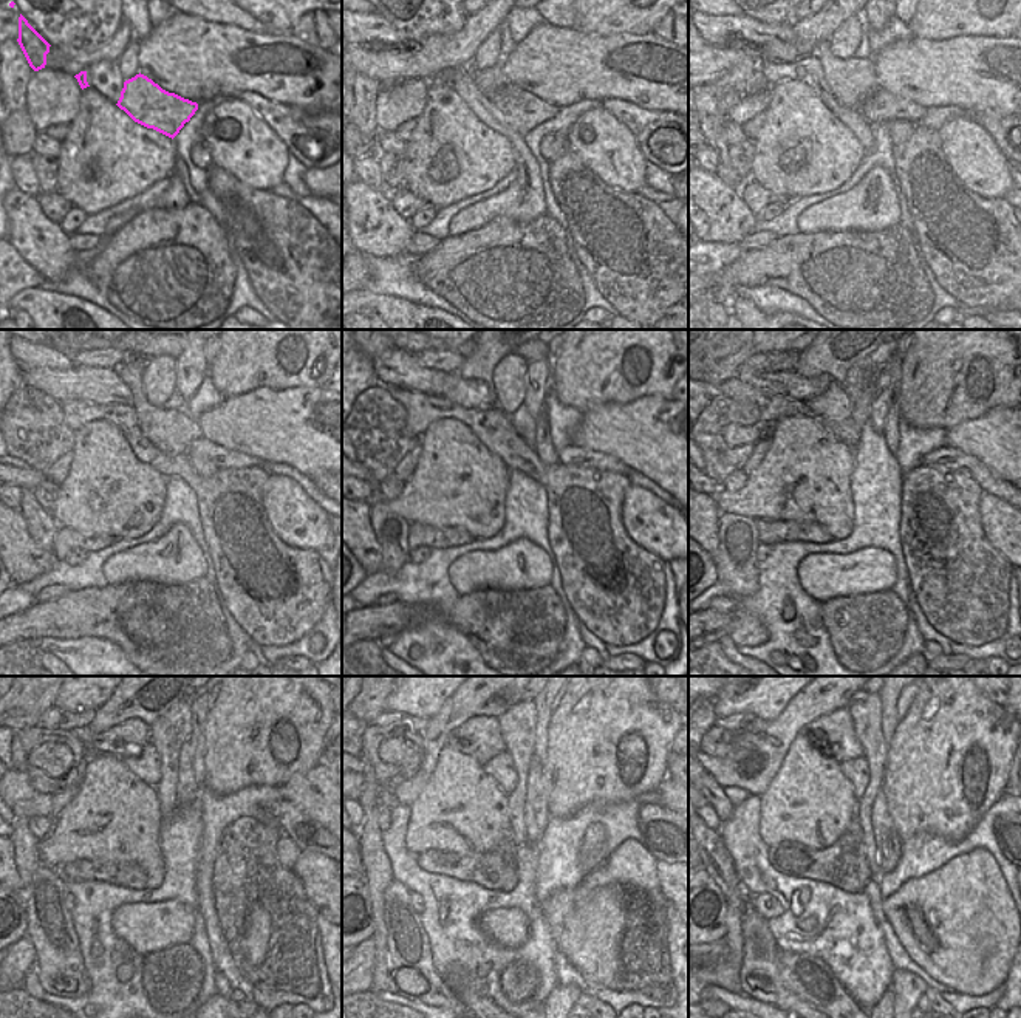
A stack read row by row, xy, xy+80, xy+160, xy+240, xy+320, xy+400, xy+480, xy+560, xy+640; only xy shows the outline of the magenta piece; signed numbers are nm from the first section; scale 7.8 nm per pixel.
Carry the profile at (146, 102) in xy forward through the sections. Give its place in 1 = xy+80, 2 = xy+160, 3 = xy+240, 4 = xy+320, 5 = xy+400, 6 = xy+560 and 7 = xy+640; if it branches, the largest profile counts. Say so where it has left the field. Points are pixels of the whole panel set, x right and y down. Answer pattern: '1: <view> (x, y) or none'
1: xy+80 (522, 110)
2: xy+160 (880, 107)
3: xy+240 (223, 458)
4: xy+320 (570, 455)
5: xy+400 (945, 458)
6: xy+560 (656, 823)
7: xy+640 (1003, 826)

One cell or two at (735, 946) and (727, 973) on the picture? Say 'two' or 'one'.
two

